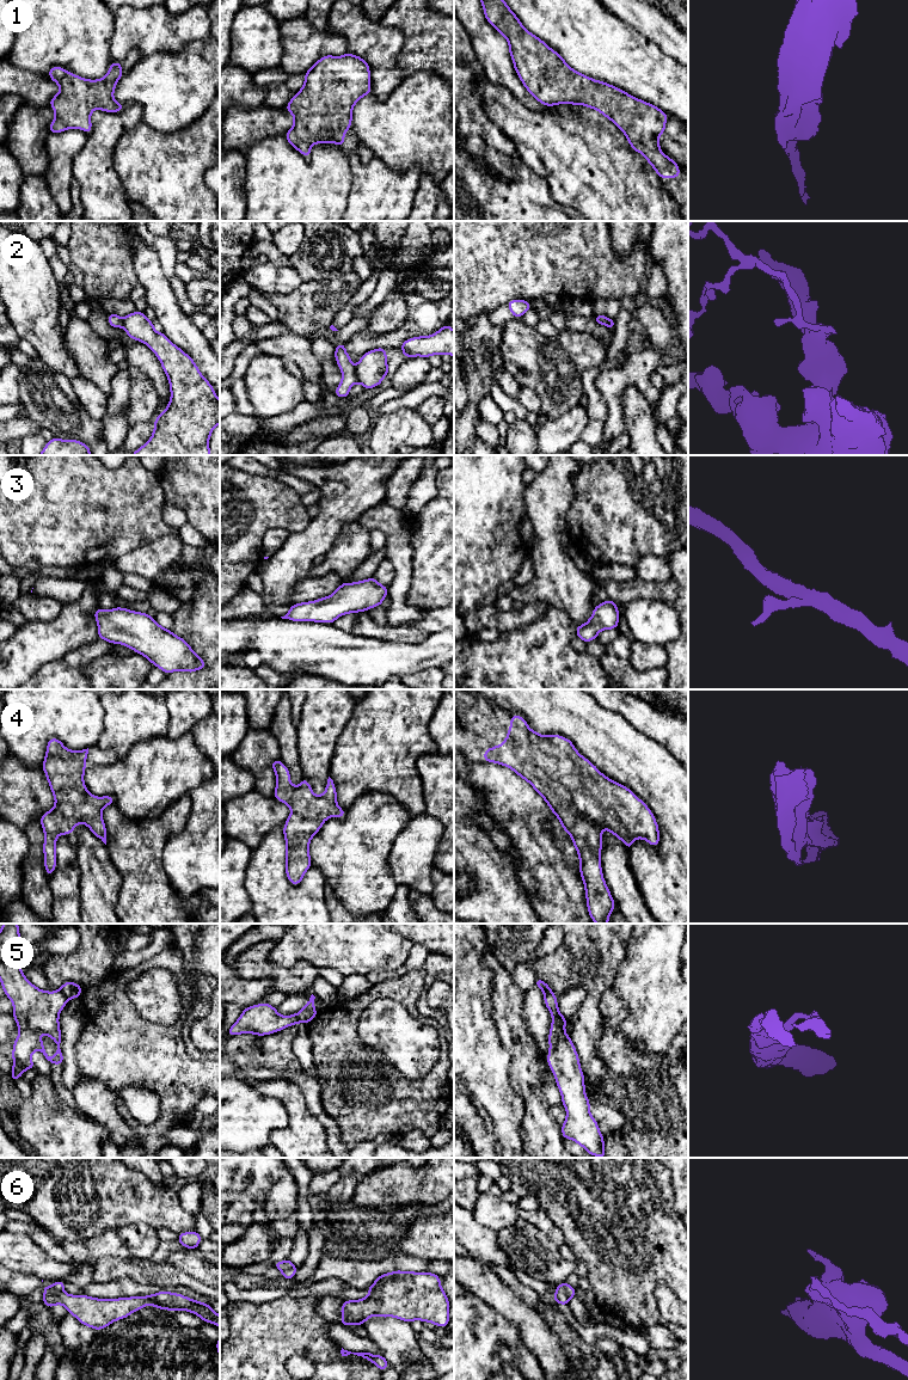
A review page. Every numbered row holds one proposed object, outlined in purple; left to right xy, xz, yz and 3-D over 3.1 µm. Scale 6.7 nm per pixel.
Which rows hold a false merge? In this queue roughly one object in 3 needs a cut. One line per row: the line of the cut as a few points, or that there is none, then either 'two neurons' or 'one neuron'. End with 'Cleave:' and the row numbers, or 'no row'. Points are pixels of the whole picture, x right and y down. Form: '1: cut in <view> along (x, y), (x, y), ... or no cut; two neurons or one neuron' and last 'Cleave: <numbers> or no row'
1: no cut; one neuron
2: cut in xz along (355, 367), (359, 381); two neurons
3: no cut; one neuron
4: no cut; one neuron
5: cut in xy along (59, 989), (67, 999); two neurons
6: cut in yz along (562, 1283), (570, 1298); two neurons
Cleave: 2, 5, 6

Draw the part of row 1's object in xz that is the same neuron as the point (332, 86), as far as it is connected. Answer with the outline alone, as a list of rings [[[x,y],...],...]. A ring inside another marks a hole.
[[[349,53],[323,56],[305,73],[303,86],[286,106],[294,117],[286,139],[307,159],[314,143],[342,147],[343,134],[351,129],[354,105],[369,93],[367,61]]]

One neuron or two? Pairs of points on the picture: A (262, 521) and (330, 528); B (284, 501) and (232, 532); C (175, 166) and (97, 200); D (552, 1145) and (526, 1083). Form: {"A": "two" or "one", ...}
{"A": "two", "B": "one", "C": "two", "D": "one"}

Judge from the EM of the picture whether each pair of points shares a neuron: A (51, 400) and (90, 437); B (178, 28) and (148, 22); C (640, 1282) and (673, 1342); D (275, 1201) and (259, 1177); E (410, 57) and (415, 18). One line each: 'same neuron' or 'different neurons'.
A: same neuron
B: same neuron
C: different neurons
D: different neurons
E: same neuron

